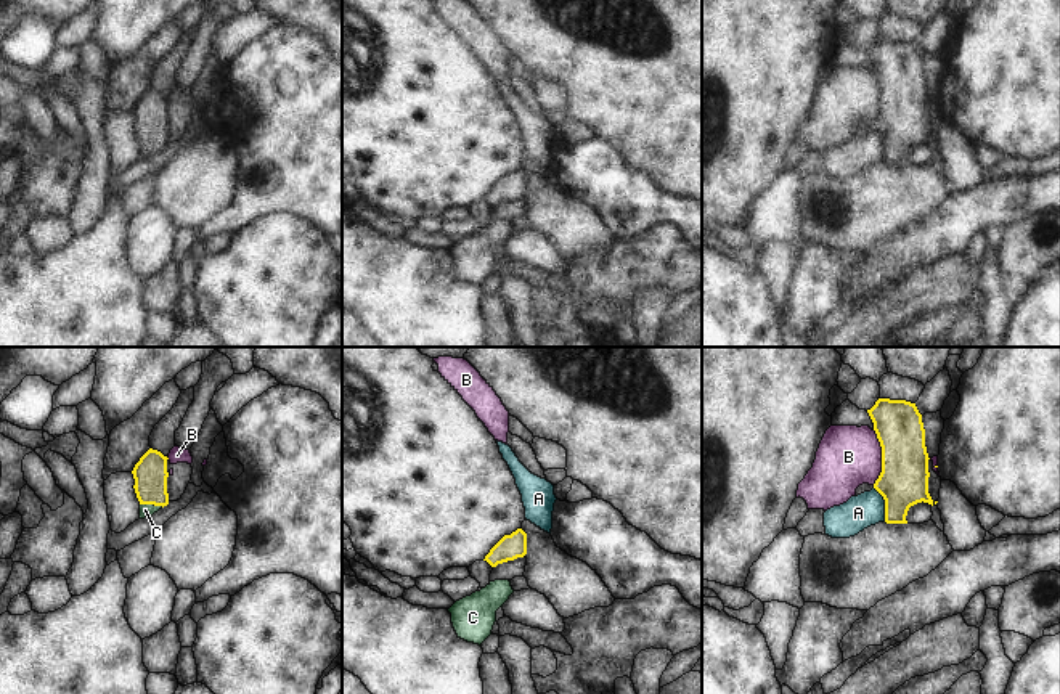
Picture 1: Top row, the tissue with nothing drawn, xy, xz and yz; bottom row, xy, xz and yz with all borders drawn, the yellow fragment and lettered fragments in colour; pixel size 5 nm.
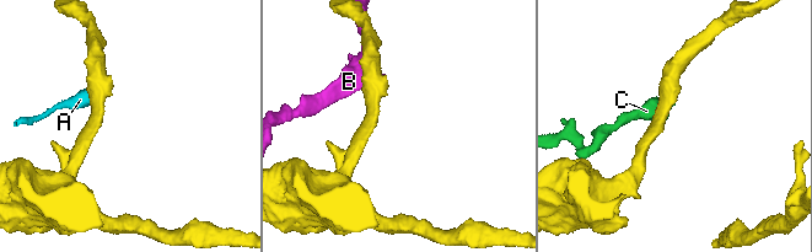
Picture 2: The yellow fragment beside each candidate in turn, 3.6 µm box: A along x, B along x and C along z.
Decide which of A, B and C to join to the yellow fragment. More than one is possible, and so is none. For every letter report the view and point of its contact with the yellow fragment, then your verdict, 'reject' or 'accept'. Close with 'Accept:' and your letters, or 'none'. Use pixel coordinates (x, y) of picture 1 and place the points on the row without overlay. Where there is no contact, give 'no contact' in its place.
A: contact yz (885, 145); reject
B: contact yz (882, 97); reject
C: contact xy (151, 143); accept
Accept: C

